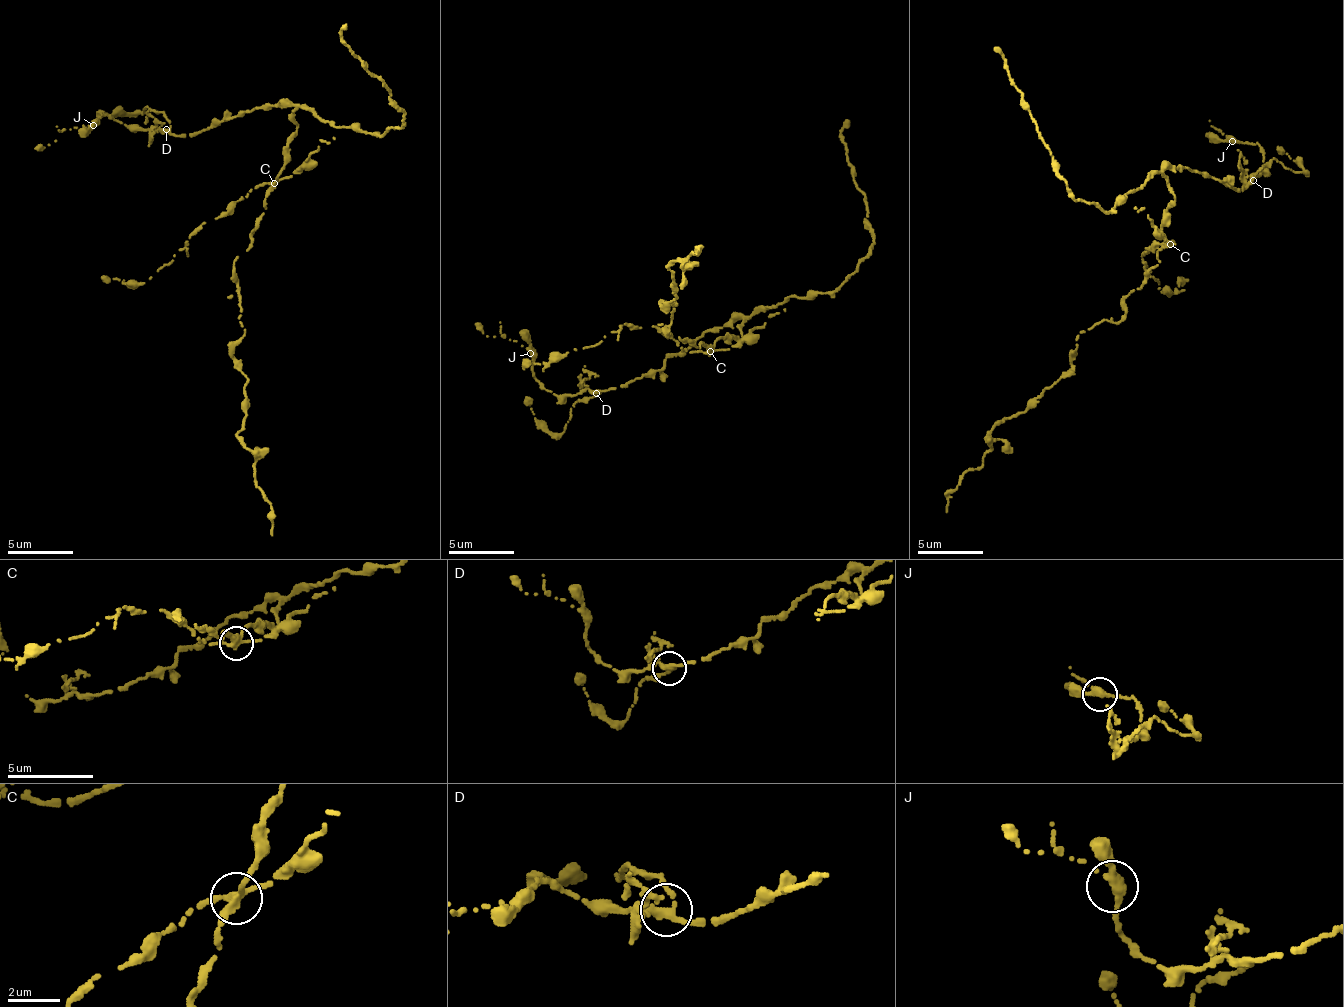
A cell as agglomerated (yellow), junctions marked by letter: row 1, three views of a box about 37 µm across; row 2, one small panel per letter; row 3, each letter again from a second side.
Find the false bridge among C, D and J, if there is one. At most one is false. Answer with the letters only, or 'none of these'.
C

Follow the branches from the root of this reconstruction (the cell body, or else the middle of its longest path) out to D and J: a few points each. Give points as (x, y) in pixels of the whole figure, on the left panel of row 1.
D: (280, 176), (284, 147), (295, 128), (287, 107), (257, 106), (190, 134), (175, 135), (166, 129)
J: (280, 176), (284, 147), (295, 128), (287, 107), (257, 106), (190, 134), (128, 129), (104, 115), (93, 125)

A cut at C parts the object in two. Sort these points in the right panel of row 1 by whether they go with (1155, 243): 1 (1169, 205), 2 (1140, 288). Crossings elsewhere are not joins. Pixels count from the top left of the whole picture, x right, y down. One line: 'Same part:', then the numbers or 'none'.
Same part: none

